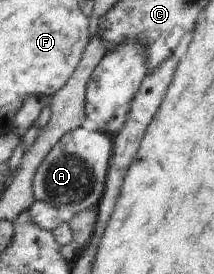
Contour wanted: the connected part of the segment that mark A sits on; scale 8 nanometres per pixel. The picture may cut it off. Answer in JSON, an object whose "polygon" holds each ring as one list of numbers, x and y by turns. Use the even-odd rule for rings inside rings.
{"polygon":[[82,127,62,136,38,167,33,180,35,198,56,206,66,222,77,213,97,209,103,200,114,150,113,137,104,131,90,131]]}

